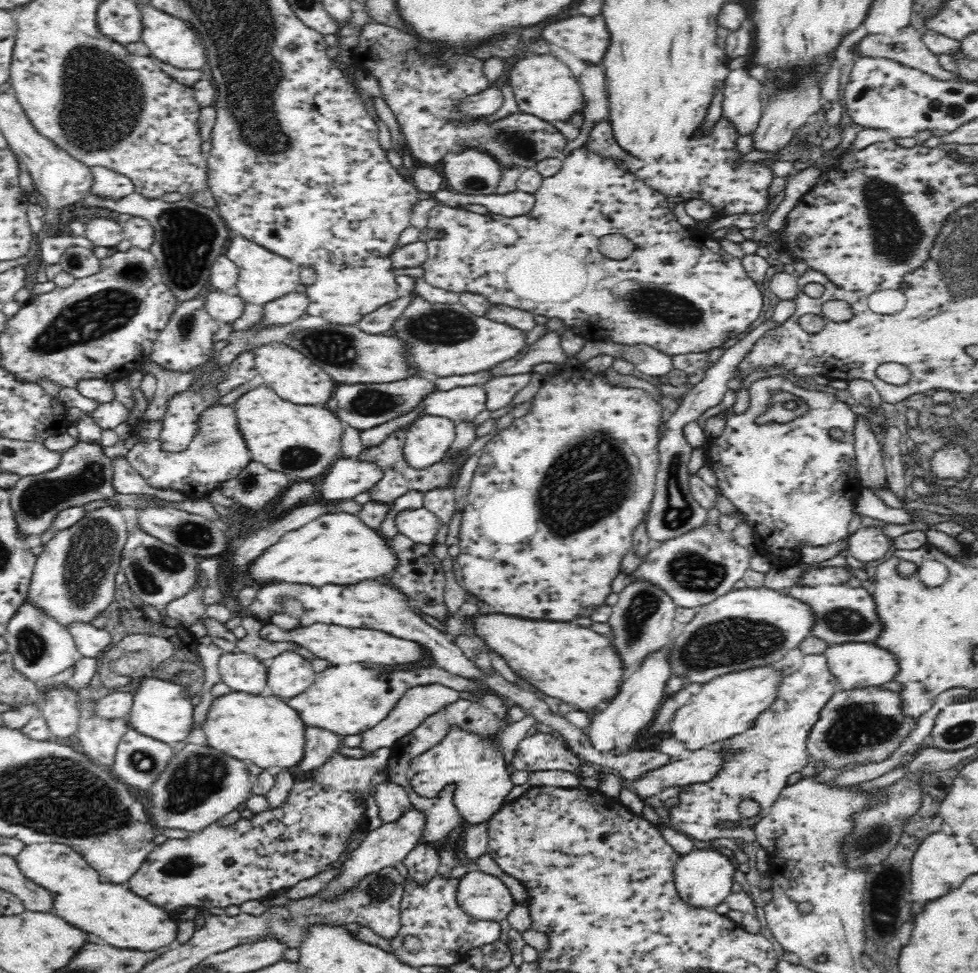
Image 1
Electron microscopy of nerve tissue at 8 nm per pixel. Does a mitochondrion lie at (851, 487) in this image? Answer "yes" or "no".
no

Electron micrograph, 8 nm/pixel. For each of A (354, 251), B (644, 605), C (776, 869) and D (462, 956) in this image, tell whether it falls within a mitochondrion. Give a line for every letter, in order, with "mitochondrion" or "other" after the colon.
A: other
B: mitochondrion
C: other
D: other

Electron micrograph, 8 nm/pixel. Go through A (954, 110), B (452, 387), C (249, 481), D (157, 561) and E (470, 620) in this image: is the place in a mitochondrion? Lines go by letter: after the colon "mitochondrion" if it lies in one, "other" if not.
A: other
B: other
C: mitochondrion
D: mitochondrion
E: other

